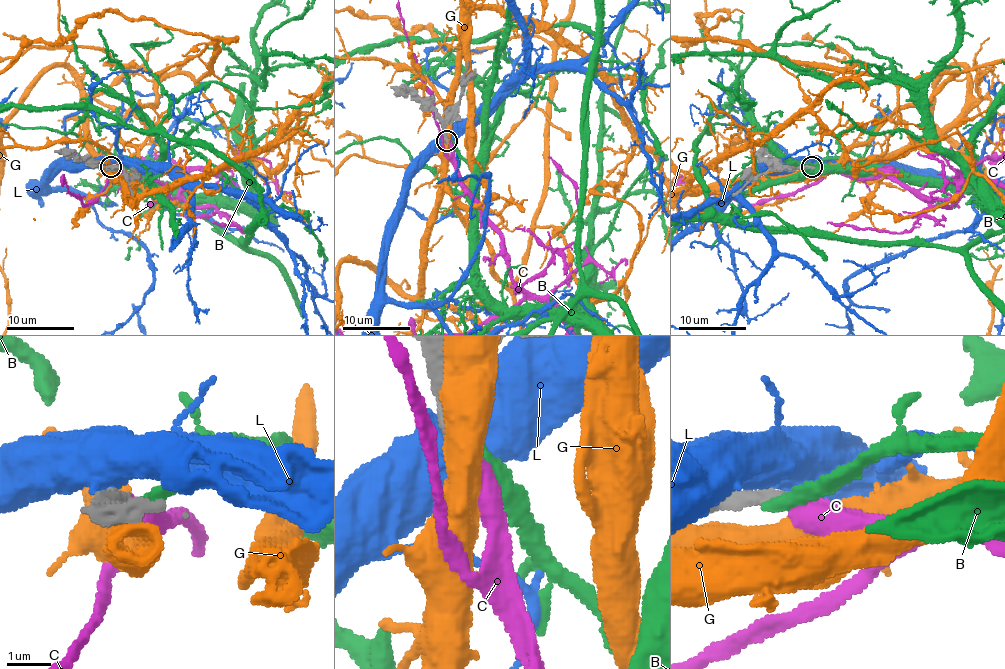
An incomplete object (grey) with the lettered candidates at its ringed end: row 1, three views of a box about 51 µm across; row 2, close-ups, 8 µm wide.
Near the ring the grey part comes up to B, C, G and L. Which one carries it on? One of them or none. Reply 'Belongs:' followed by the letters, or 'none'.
Belongs: C

